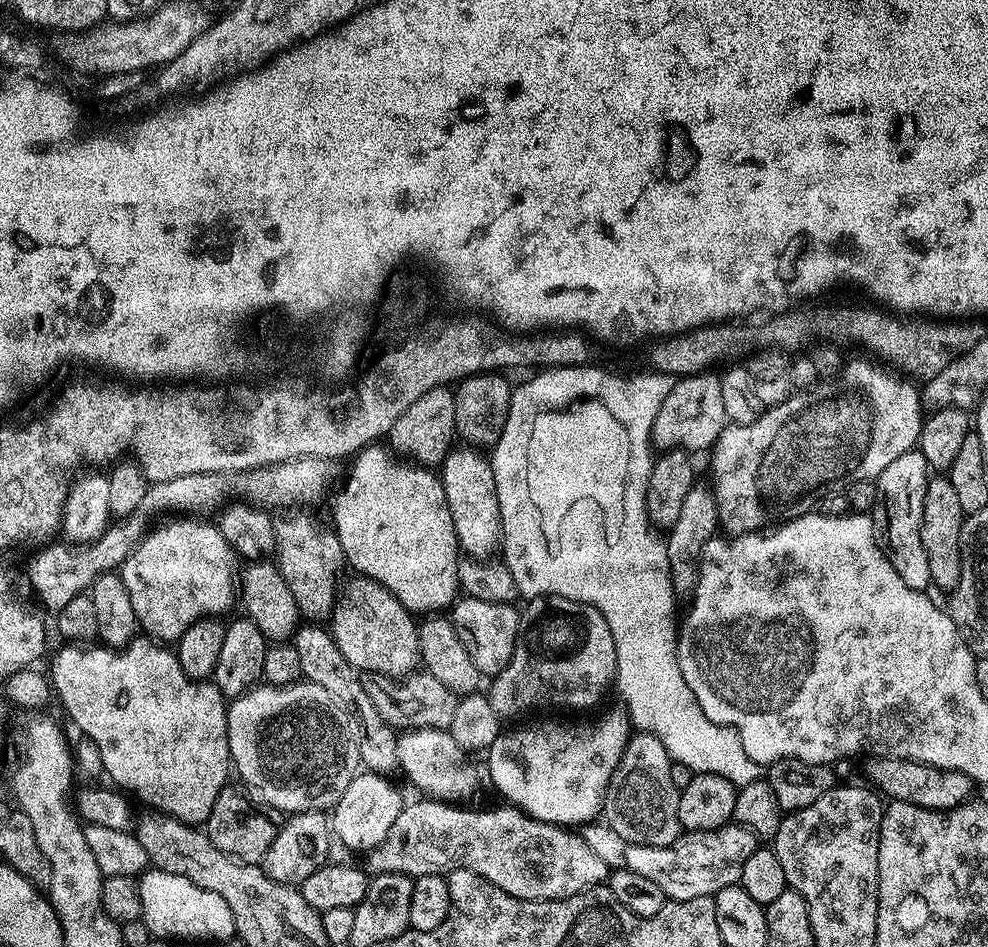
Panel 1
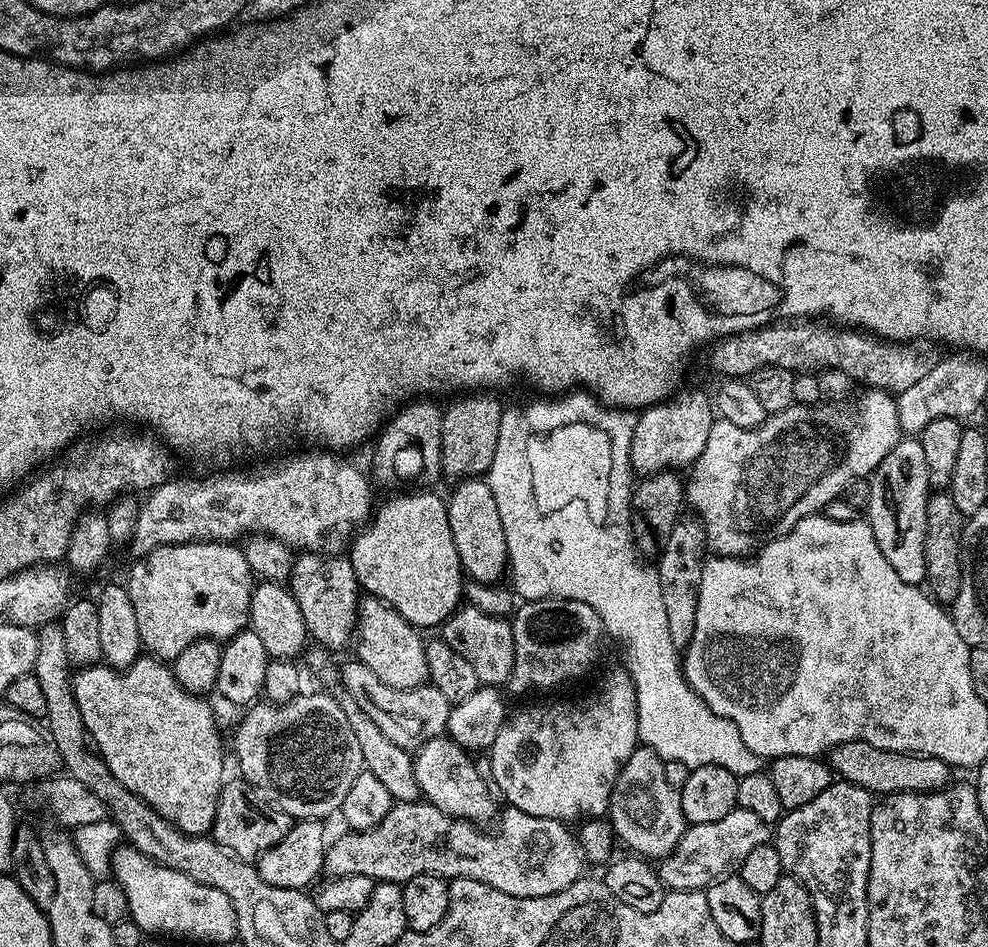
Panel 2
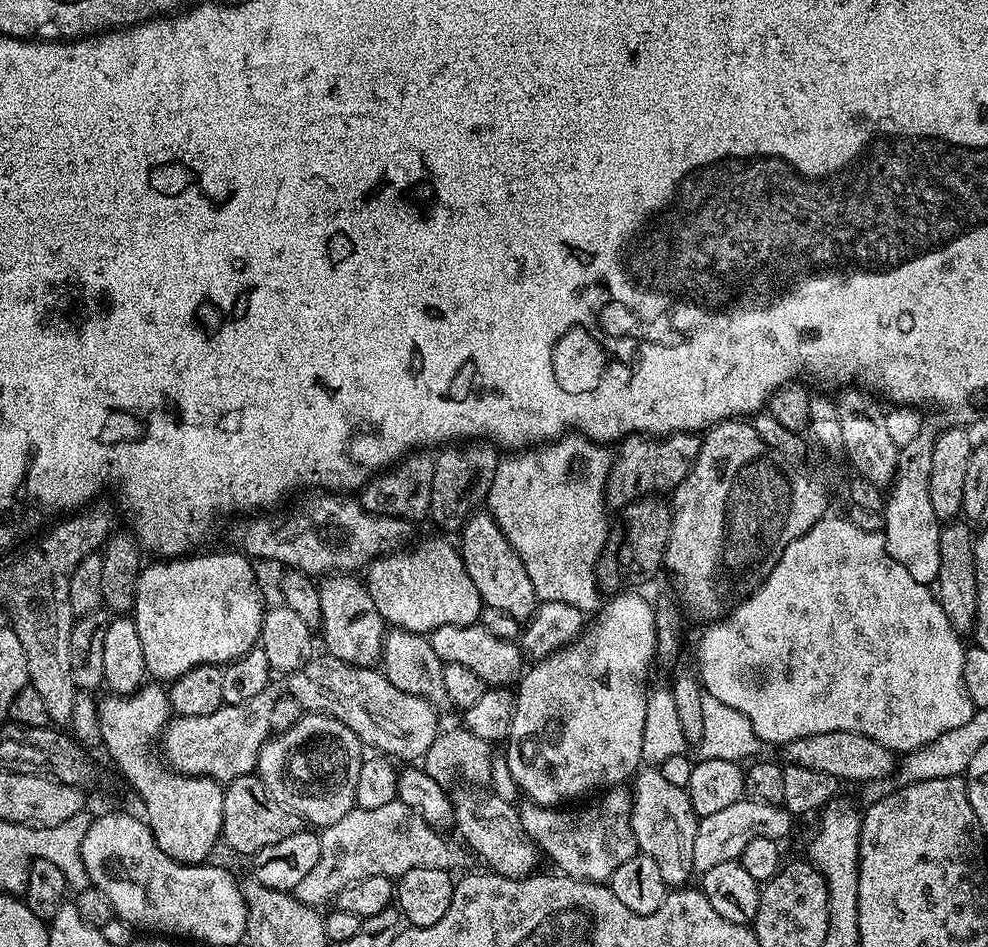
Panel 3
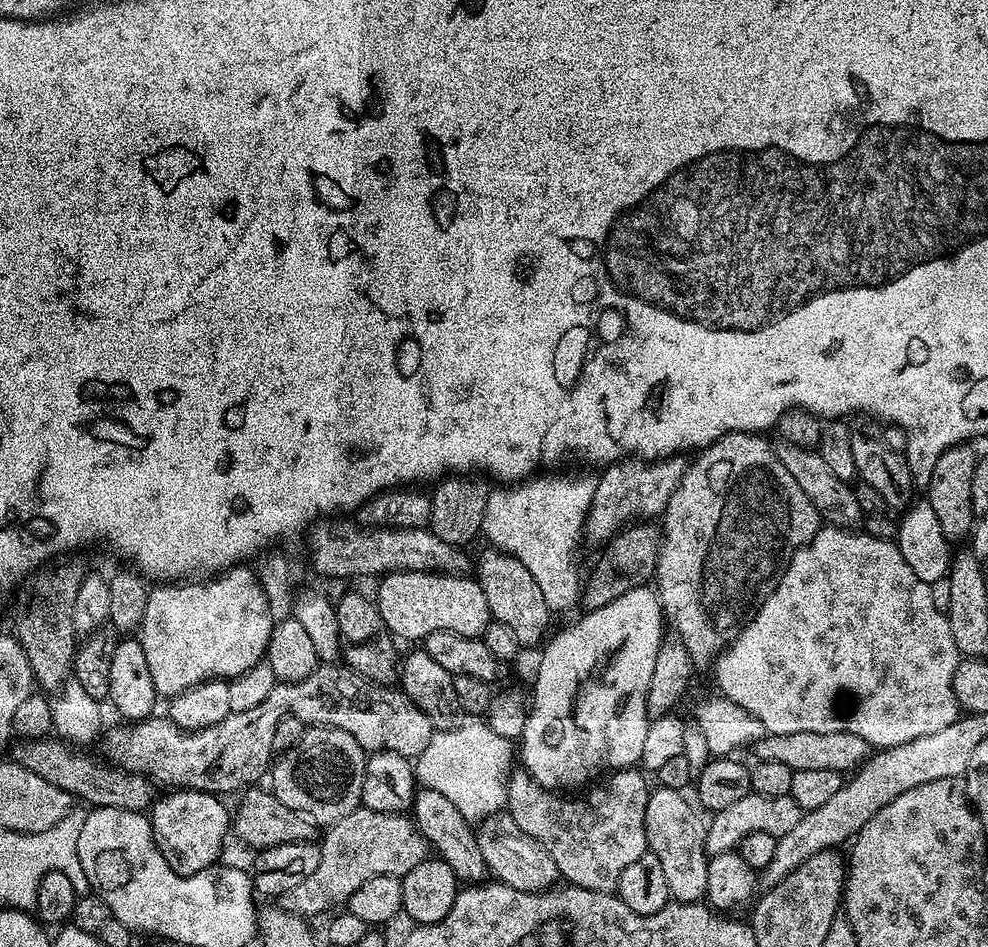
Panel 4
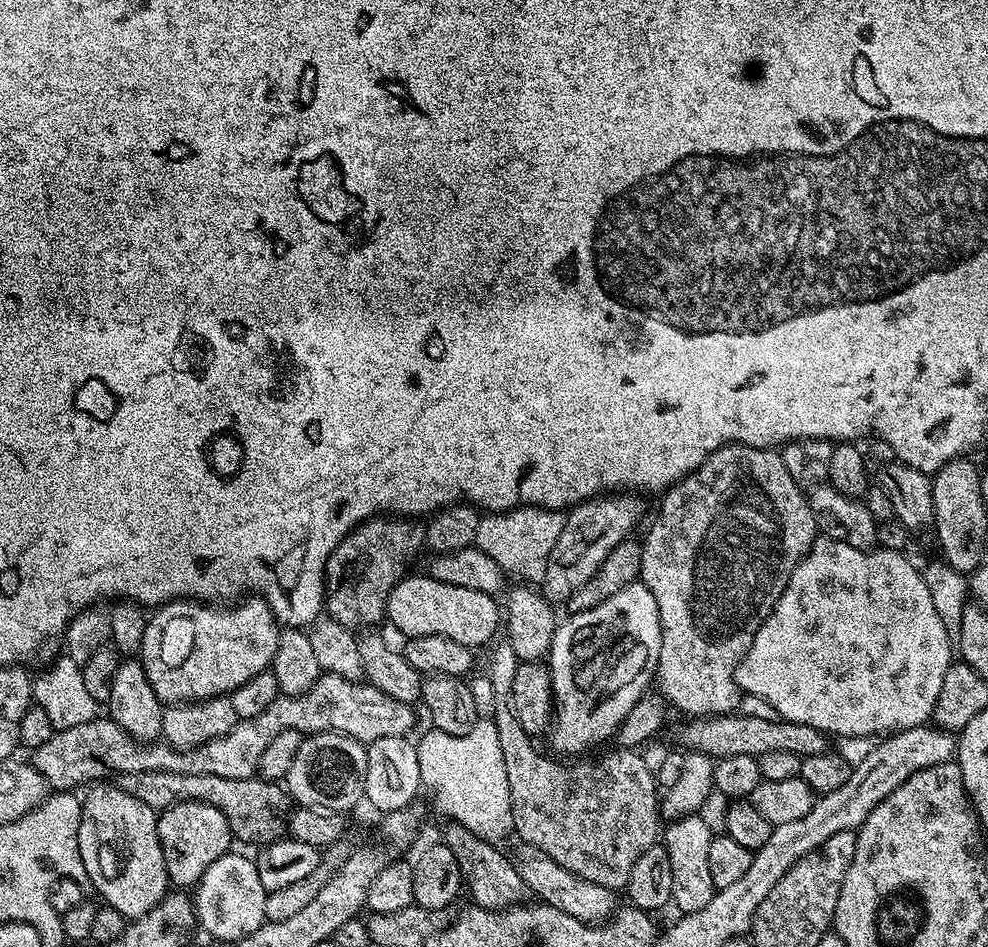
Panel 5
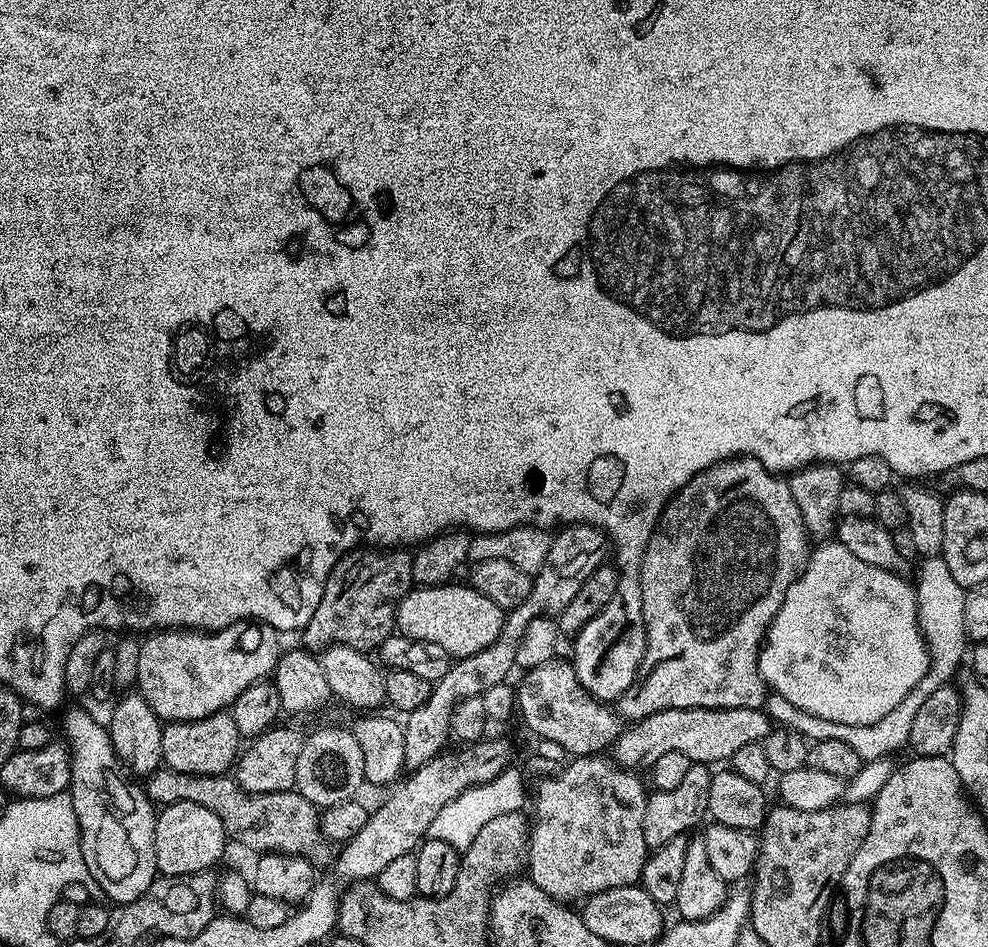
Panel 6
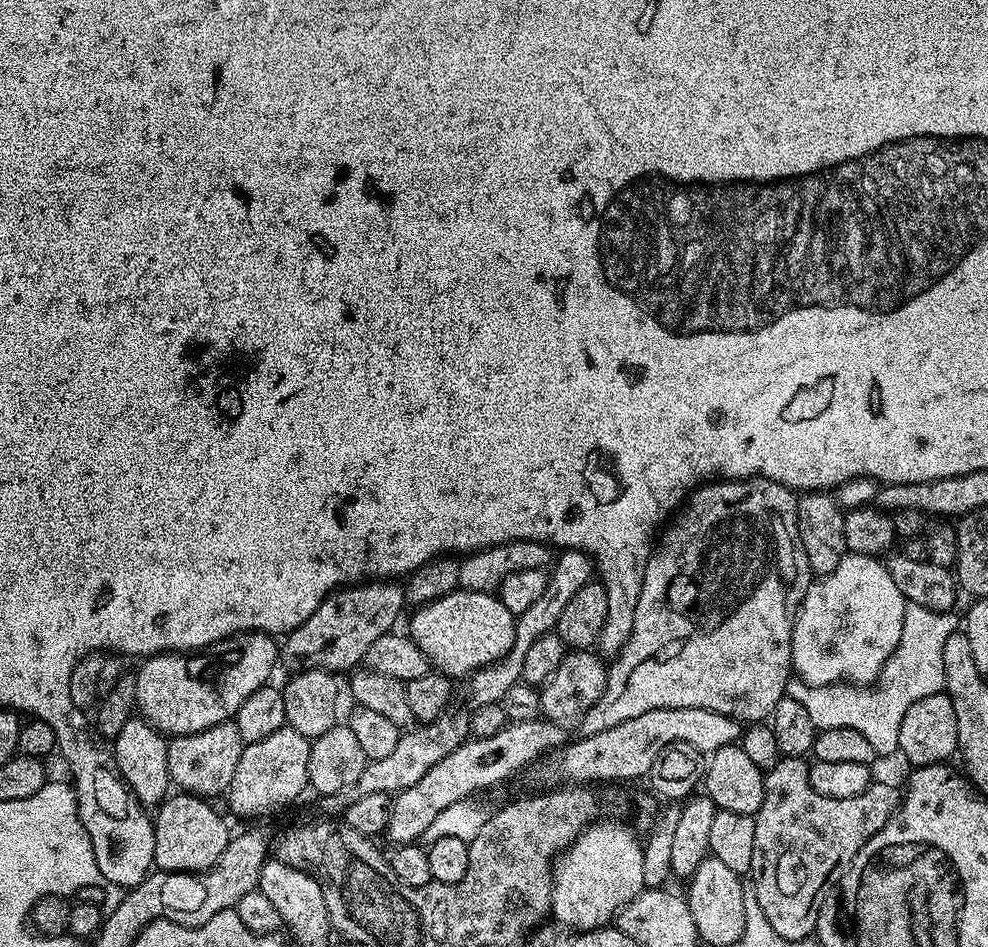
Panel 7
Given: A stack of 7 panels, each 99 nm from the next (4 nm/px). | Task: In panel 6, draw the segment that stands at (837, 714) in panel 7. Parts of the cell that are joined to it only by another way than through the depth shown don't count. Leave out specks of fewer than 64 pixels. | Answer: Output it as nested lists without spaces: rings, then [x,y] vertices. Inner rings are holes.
[[[941,555],[929,556],[921,559],[919,563],[920,577],[914,580],[916,617],[920,623],[920,632],[924,636],[924,645],[928,648],[928,669],[922,682],[918,682],[918,686],[914,686],[914,690],[910,690],[910,694],[906,694],[906,698],[902,698],[902,702],[898,702],[898,706],[894,706],[890,714],[886,714],[873,724],[846,726],[842,722],[823,720],[814,714],[806,714],[798,710],[798,706],[786,702],[786,698],[782,698],[782,694],[777,692],[772,692],[766,700],[769,720],[783,727],[793,728],[809,742],[824,739],[838,739],[846,742],[846,745],[850,746],[850,749],[854,750],[864,762],[891,757],[893,755],[891,752],[896,752],[909,743],[914,716],[918,713],[919,707],[930,698],[934,690],[947,685],[952,680],[951,676],[955,677],[961,671],[960,663],[963,660],[965,663],[966,660],[966,648],[964,652],[966,633],[963,620],[966,590],[954,582],[953,575],[950,574],[949,567],[946,566]]]

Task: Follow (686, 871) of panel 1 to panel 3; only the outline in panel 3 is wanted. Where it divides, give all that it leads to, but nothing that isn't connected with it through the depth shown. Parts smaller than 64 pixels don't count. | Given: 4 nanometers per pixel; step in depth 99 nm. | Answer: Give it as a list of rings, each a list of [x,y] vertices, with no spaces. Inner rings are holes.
[[[747,798],[739,800],[715,814],[706,815],[699,819],[694,838],[693,871],[703,874],[724,863],[737,861],[746,846],[754,839],[772,839],[783,841],[794,822],[793,815],[783,805],[754,802]]]

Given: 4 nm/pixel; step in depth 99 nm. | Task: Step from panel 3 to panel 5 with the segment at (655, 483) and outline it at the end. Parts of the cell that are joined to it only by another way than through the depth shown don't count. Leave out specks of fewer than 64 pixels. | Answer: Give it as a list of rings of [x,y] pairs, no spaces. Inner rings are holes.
[[[616,492],[611,496],[601,494],[575,505],[565,515],[562,533],[559,534],[558,542],[555,543],[554,550],[551,551],[551,556],[548,559],[546,574],[540,582],[542,594],[553,602],[567,601],[574,590],[578,590],[582,583],[586,582],[595,570],[598,570],[602,560],[610,554],[610,551],[615,548],[618,542],[627,539],[633,533],[631,531],[644,512],[641,500],[643,499],[639,495],[630,492]]]

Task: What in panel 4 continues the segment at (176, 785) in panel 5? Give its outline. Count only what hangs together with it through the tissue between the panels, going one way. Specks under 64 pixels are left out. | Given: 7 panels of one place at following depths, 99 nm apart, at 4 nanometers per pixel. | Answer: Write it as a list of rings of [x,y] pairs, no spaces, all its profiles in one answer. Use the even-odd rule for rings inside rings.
[[[60,738],[25,739],[14,754],[14,760],[34,774],[41,775],[61,790],[81,796],[88,806],[106,805],[125,808],[135,812],[151,809],[157,799],[157,785],[147,776],[137,772],[127,772],[124,768],[99,764],[88,756],[76,756],[75,747],[69,746]],[[54,739],[54,740],[52,740]],[[70,747],[70,748],[67,748]],[[108,767],[108,768],[107,768]]]

